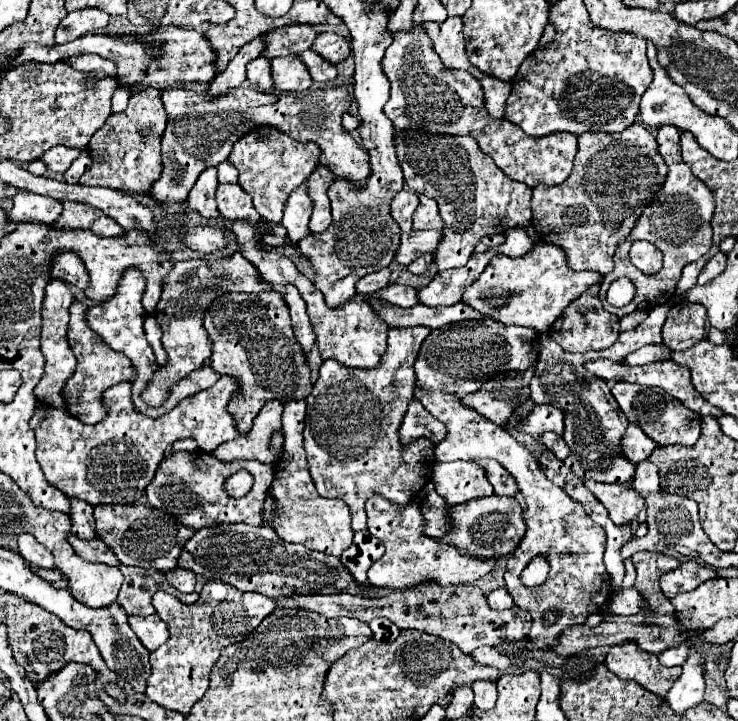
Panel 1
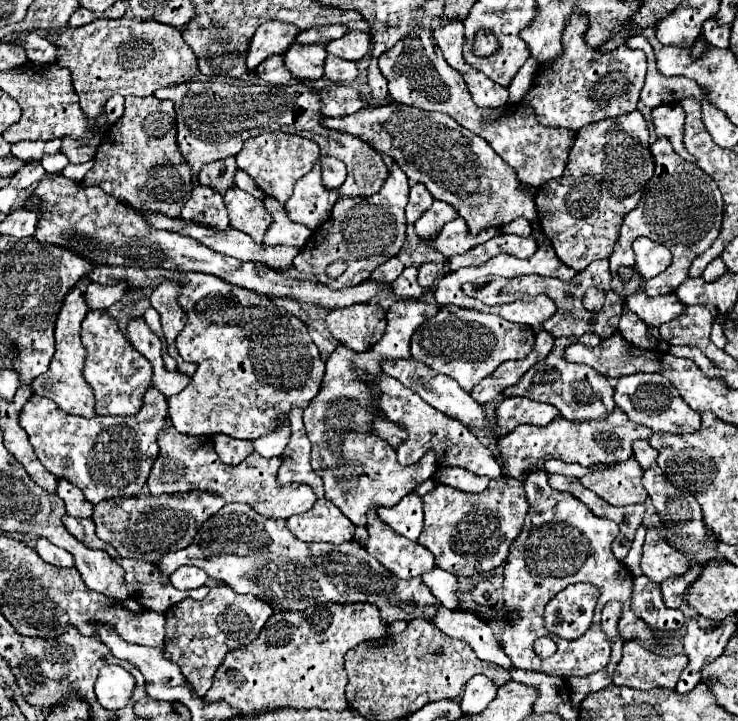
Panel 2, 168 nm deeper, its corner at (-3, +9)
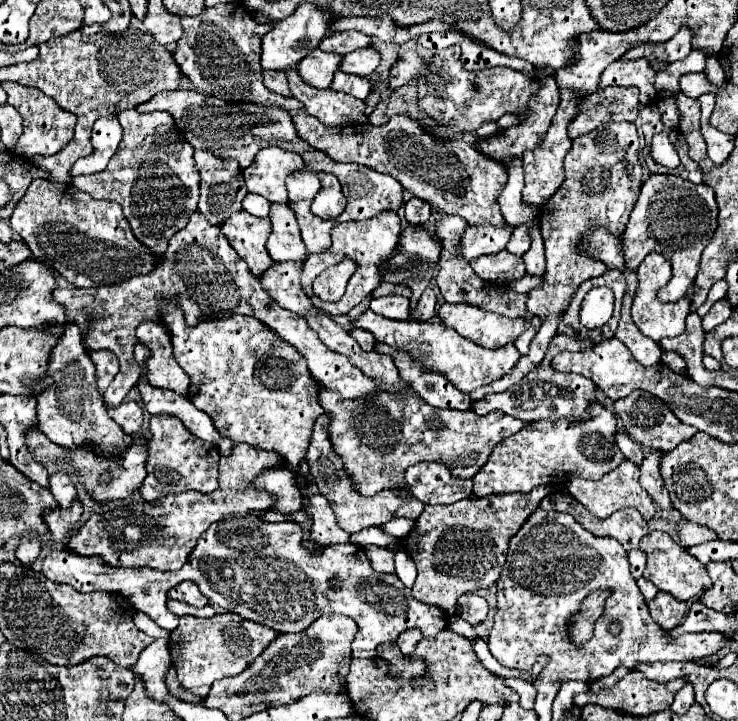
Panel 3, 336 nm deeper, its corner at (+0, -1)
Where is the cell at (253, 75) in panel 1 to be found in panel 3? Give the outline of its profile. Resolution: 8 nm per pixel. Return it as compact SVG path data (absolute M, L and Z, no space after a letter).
M264 70L264 86L272 92L278 92L282 96L290 96L290 88L288 88L288 80L286 74L282 70Z

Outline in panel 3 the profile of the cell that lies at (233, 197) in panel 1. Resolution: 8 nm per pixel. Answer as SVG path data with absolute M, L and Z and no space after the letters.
M240 210L234 212L220 228L228 238L230 246L250 266L254 276L262 274L268 266L274 264L264 246L272 232L270 218L258 218Z

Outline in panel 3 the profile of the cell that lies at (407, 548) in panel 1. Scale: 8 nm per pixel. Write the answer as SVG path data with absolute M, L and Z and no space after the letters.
M366 546L366 554L370 554L370 564L376 572L386 572L394 574L394 552L388 552L388 548L380 546Z

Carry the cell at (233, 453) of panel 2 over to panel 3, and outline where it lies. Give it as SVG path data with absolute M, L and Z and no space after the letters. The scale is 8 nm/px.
M236 444L232 456L220 456L219 486L212 494L182 492L164 496L156 502L128 504L86 520L68 540L68 548L80 556L100 554L110 566L138 568L150 566L158 570L178 570L184 566L188 554L194 550L200 534L216 520L228 514L246 514L250 510L266 510L272 506L272 496L252 488L252 478L266 468L278 468L282 456L252 448L250 444Z

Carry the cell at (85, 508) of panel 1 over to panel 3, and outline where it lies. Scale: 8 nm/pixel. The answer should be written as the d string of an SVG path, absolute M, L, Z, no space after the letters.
M56 472L50 476L50 488L52 496L60 504L60 508L70 508L72 500L76 500L76 486L72 484L70 476L66 472Z

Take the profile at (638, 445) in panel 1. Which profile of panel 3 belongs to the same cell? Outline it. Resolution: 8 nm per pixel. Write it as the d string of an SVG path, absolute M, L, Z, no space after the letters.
M600 402L590 406L588 416L582 422L568 422L566 418L530 422L492 450L488 462L474 476L474 496L530 492L536 486L558 486L578 476L600 480L624 460L624 454L616 444L616 432L616 416Z

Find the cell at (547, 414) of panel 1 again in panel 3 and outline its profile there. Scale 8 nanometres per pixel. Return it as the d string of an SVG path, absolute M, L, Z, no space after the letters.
M322 388L320 390L320 404L326 412L332 414L332 422L328 426L330 440L334 444L336 452L342 456L346 472L354 478L356 488L364 496L374 496L376 492L380 492L384 488L406 486L404 468L418 464L418 462L426 462L426 460L440 458L446 462L446 466L450 468L450 472L454 476L460 476L460 478L474 476L488 460L494 444L500 444L500 440L506 440L508 436L516 434L524 426L524 422L520 422L520 420L516 420L500 410L490 412L486 416L476 416L472 410L466 410L466 412L448 410L448 408L440 410L440 408L426 404L422 398L418 398L414 394L396 396L390 392L378 392L378 394L358 398L358 400L344 400L340 394Z

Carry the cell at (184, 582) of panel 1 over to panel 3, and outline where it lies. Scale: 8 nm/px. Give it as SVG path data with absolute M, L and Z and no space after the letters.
M192 580L190 582L180 582L176 588L172 588L168 592L168 596L174 598L174 600L180 600L180 602L198 606L198 608L202 608L204 604L208 604L208 598L200 592L198 584L192 584Z

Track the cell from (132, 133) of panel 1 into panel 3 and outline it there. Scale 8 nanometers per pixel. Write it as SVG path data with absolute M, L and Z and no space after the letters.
M130 108L130 110L120 112L118 120L124 128L124 136L122 136L118 150L110 158L106 170L92 174L92 176L78 176L76 182L72 180L72 184L78 190L90 194L92 198L118 202L124 208L124 216L130 222L136 238L144 246L148 246L152 252L162 256L168 248L168 240L188 224L190 214L196 210L200 176L198 176L198 170L194 166L194 160L192 160L194 148L186 142L184 136L180 140L176 124L168 112L138 112L136 108Z

